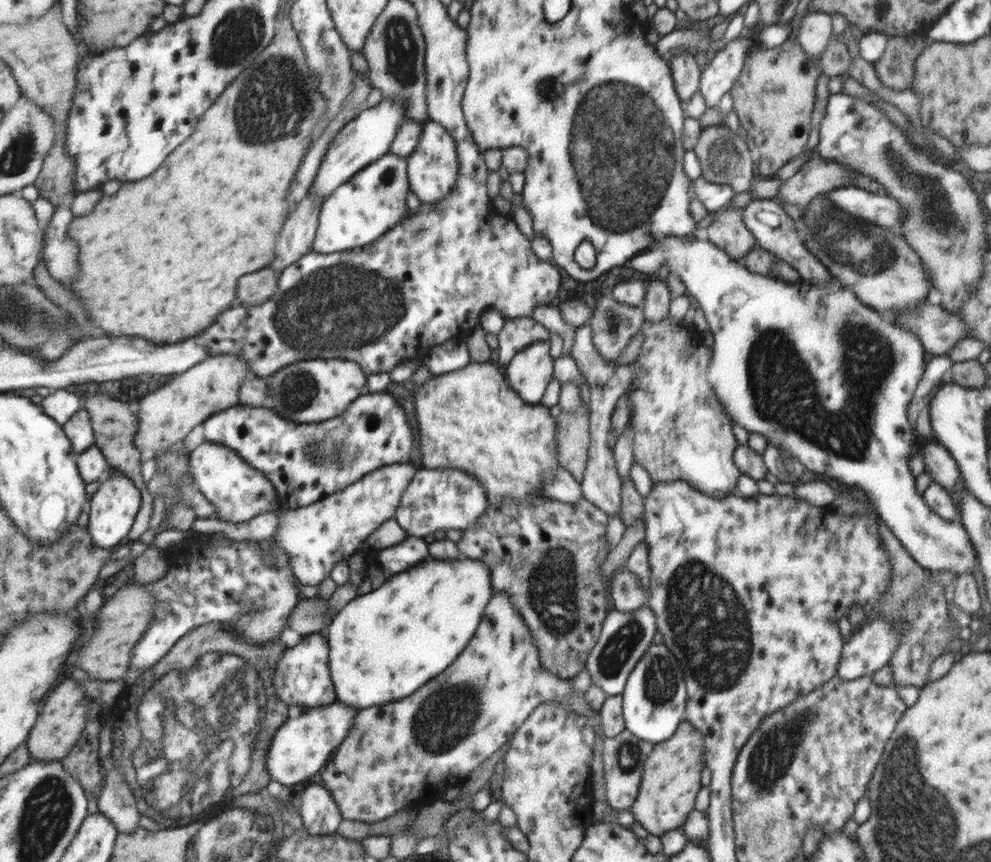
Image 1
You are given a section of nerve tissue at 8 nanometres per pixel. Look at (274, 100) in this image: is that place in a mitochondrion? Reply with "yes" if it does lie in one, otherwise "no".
yes

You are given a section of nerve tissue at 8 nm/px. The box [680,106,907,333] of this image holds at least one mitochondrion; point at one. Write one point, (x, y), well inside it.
(845, 244)

